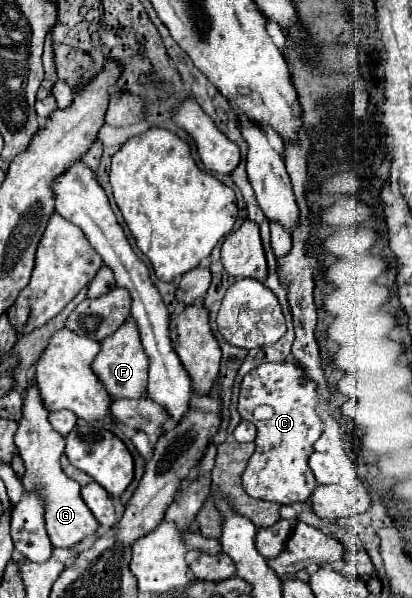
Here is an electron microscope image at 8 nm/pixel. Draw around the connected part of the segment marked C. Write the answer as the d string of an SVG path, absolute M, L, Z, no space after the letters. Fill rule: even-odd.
M293 361L263 363L243 379L237 411L257 427L255 453L243 473L243 487L251 497L275 501L279 505L303 503L309 499L317 483L307 461L313 453L313 443L323 431L315 407L317 385L309 381Z

